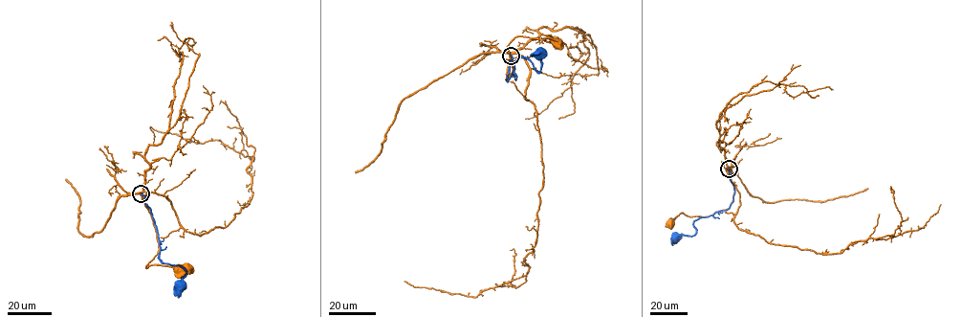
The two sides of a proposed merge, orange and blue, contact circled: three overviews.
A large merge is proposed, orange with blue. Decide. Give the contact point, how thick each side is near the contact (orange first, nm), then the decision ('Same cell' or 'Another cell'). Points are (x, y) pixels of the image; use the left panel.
Place: (141, 193). Thickness 500 nm (orange) against 360 nm. Another cell

